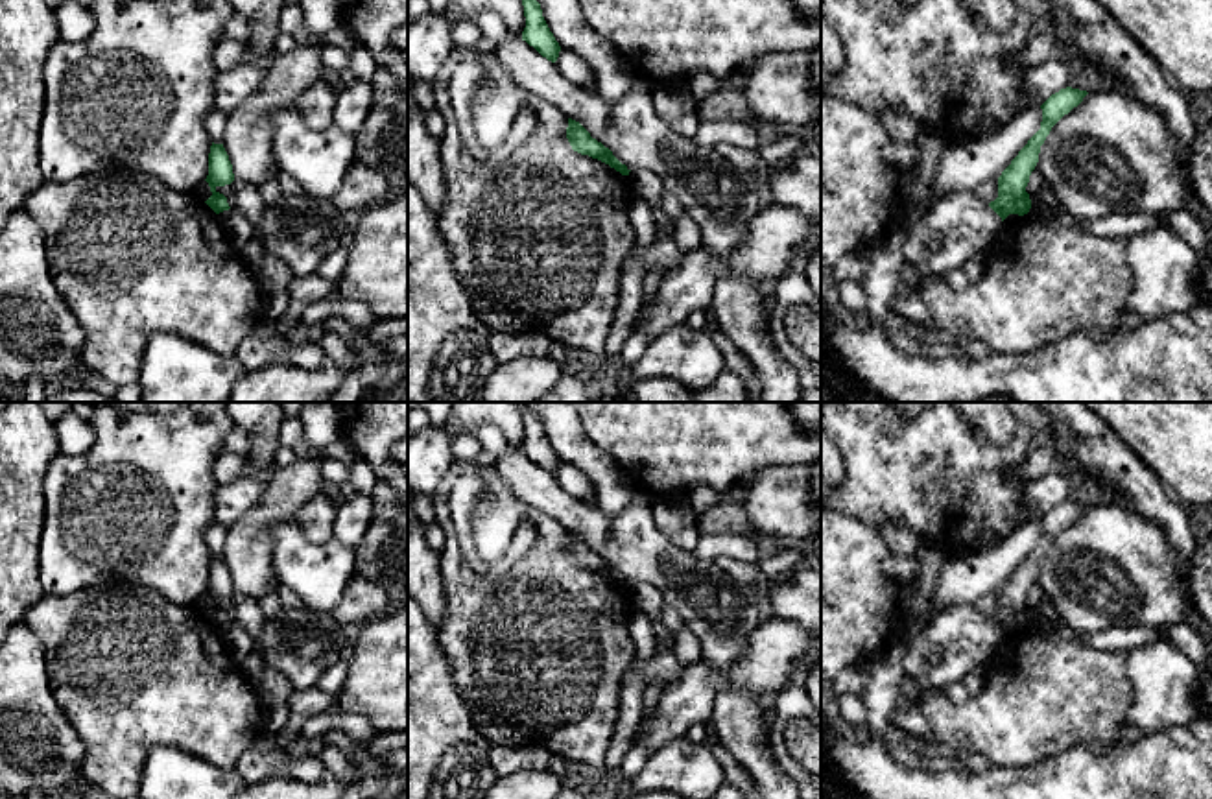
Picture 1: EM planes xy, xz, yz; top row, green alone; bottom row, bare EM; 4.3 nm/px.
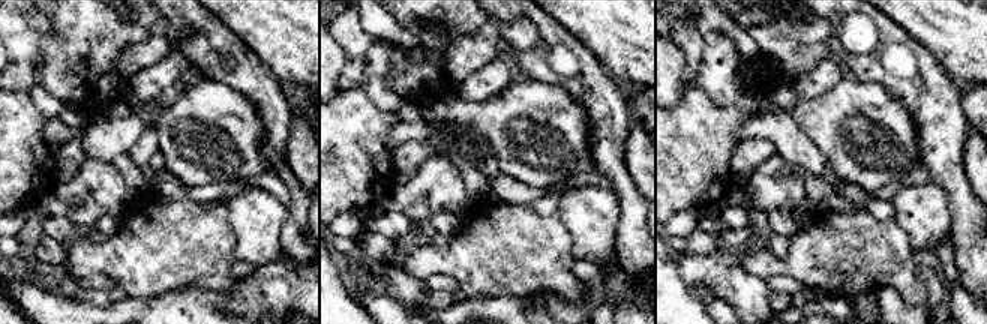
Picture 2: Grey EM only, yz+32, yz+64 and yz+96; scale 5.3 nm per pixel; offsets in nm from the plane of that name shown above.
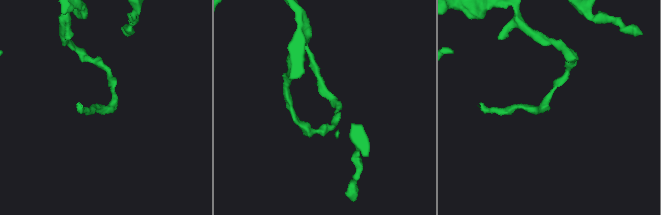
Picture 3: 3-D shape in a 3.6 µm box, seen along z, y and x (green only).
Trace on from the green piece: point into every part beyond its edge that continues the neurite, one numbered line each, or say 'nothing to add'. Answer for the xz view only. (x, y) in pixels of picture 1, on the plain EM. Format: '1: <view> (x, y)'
nothing to add

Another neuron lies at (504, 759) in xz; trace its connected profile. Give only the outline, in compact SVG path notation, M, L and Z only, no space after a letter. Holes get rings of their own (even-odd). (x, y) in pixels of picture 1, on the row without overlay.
M491 744L489 764L498 777L520 769L548 769L552 753L542 745L502 745Z

